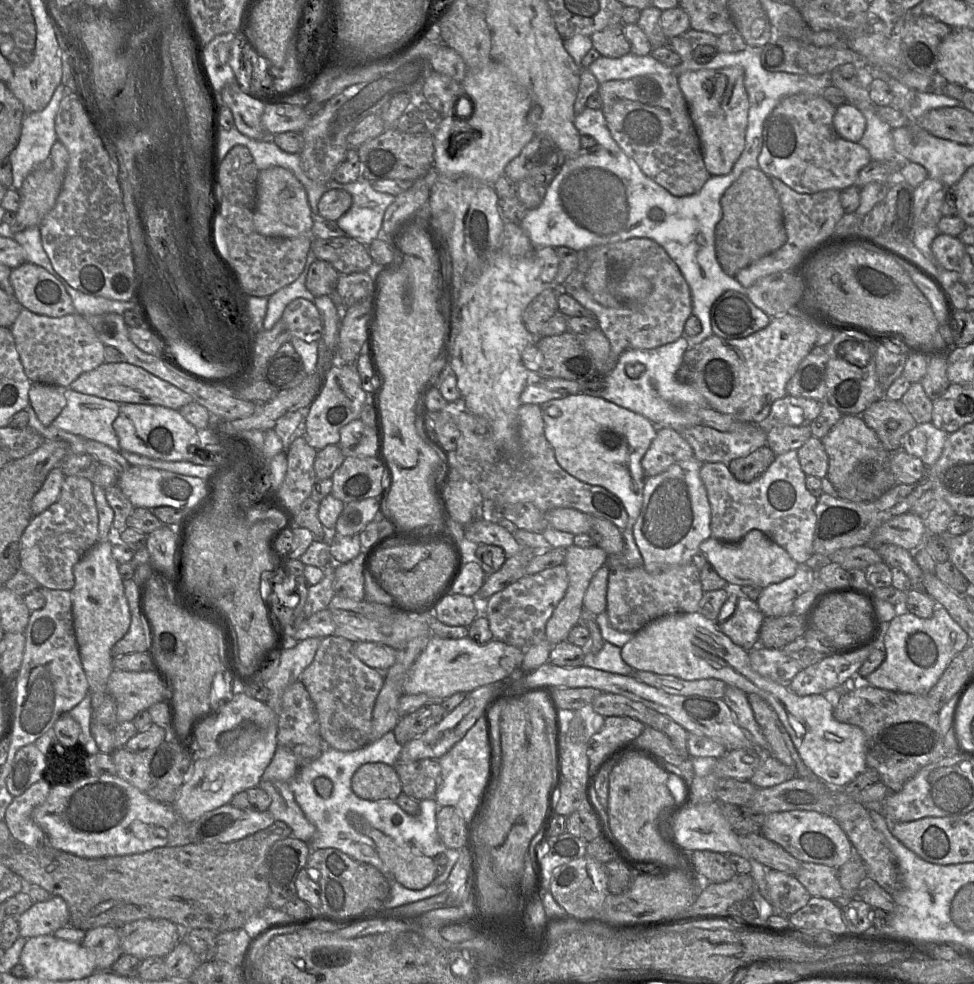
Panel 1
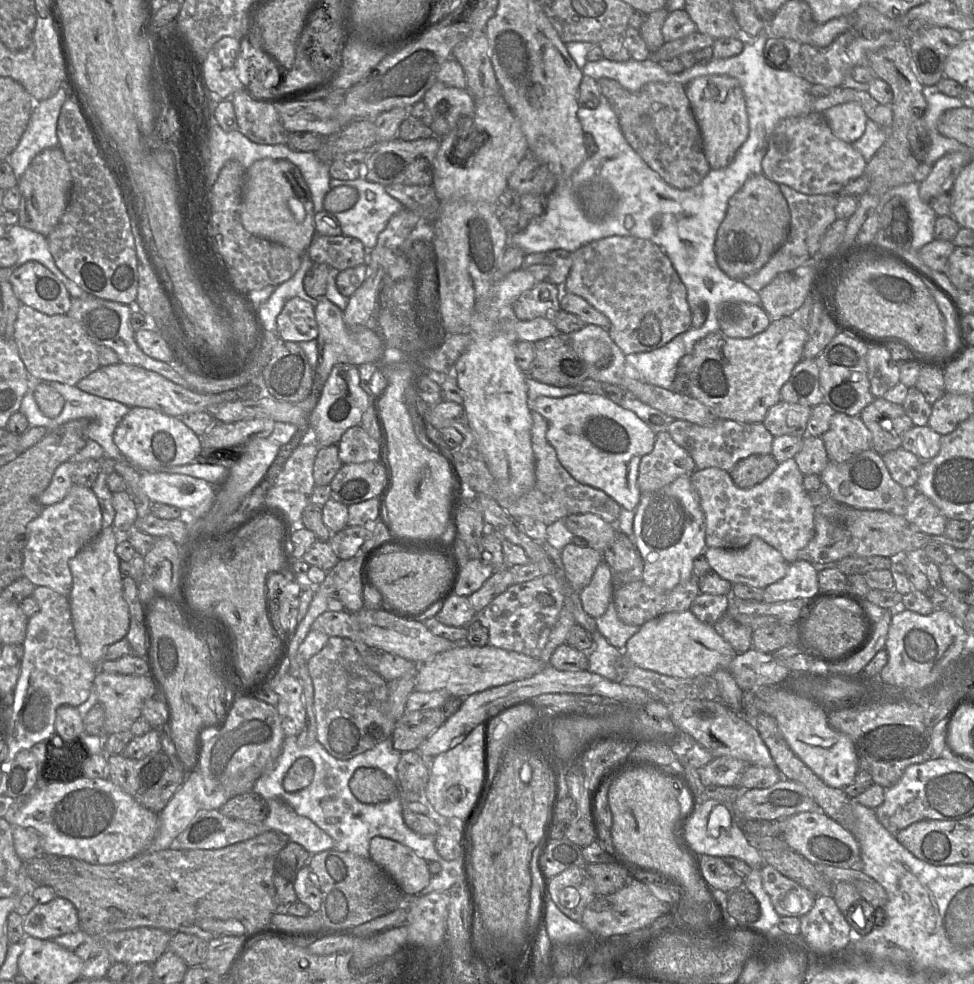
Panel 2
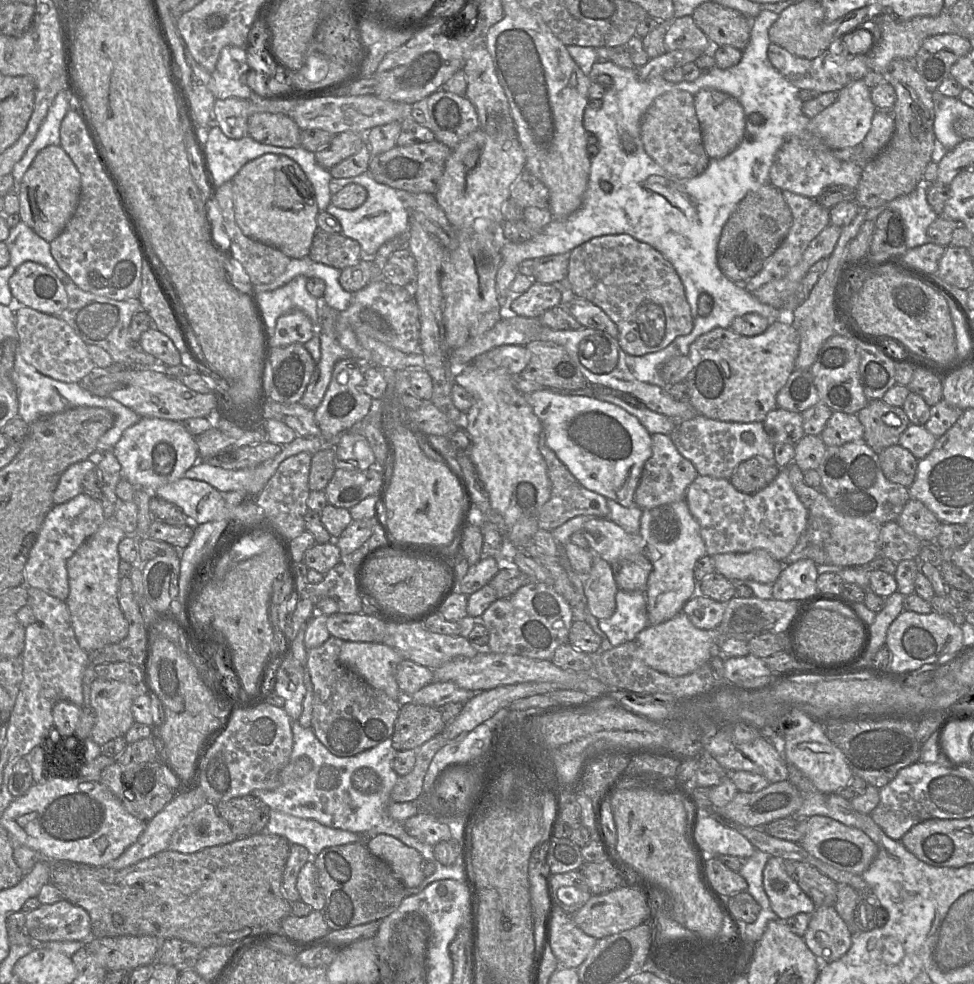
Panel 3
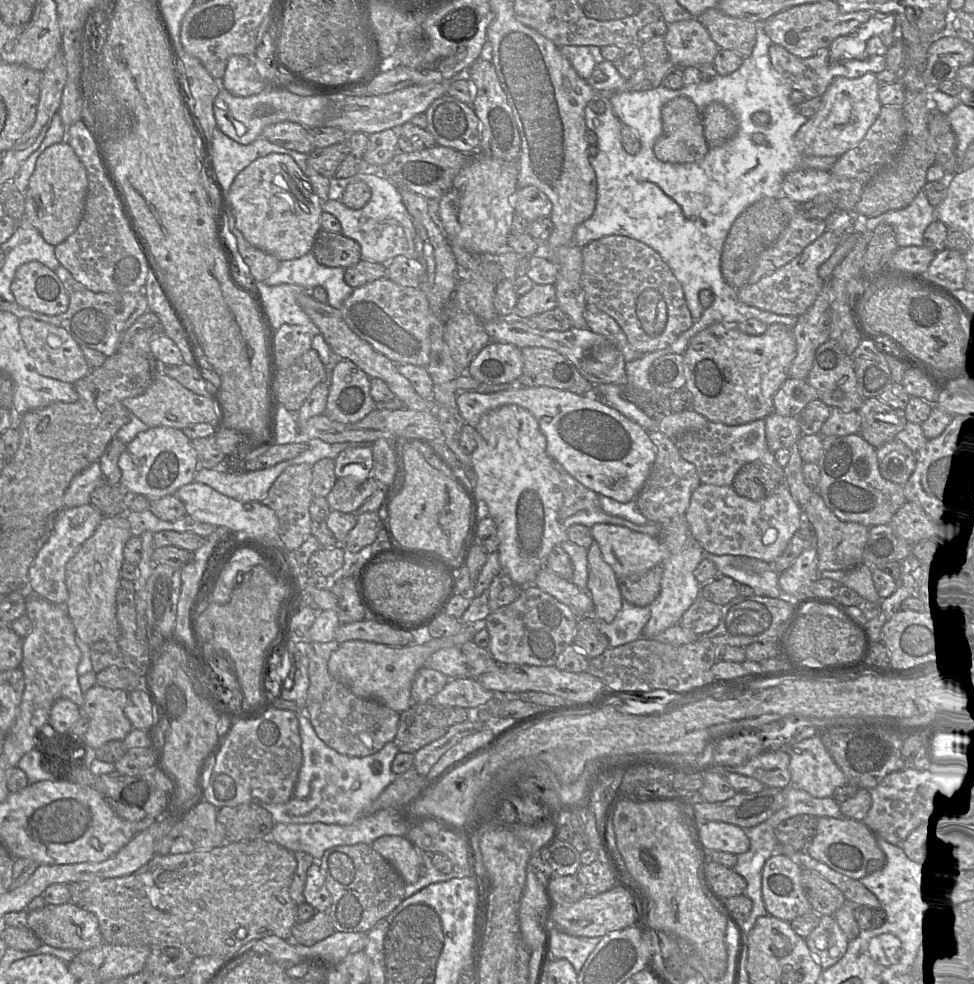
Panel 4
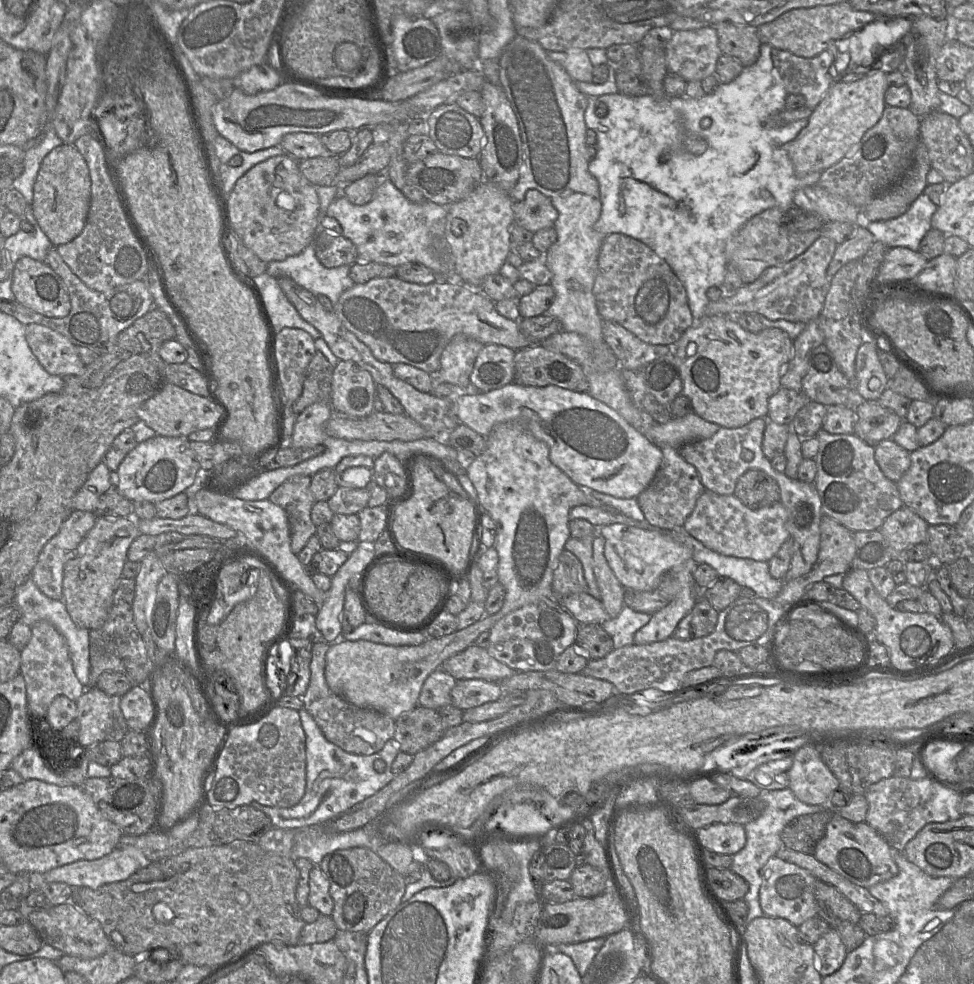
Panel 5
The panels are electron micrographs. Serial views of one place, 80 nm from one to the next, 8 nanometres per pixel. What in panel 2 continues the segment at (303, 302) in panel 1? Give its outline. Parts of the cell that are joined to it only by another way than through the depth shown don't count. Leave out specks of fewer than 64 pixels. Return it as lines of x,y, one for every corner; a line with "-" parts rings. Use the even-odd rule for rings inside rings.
299,297
289,299
277,317
277,332
279,337
286,341
317,339
315,307

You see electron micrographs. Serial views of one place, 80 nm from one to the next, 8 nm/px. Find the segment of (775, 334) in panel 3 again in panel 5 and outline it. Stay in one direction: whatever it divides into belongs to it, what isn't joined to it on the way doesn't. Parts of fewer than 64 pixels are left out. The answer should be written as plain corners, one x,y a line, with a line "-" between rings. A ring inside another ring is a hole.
715,315
704,316
701,320
695,321
694,324
683,333
679,340
669,347
676,358
680,377
683,382
682,394
690,399
694,412
704,420
718,424
720,427
740,428
756,418
767,418
769,399
781,388
783,371
793,357
794,340
790,338
786,331
780,328
764,328
761,332
754,333
745,330
734,317

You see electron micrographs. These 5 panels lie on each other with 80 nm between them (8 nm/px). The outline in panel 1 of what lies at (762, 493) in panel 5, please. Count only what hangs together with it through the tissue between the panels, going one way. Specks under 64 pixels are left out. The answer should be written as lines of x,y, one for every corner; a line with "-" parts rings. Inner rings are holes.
765,445
747,456
733,459
728,469
738,481
749,483
759,478
773,463
775,457
772,449

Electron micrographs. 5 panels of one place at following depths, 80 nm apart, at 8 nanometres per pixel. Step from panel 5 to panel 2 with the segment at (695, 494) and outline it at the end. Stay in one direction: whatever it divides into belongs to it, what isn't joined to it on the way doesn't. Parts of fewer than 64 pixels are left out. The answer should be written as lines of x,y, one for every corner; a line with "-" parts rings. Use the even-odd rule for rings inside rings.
668,431
659,432
653,450
640,461
638,487
641,493
654,492
695,470
695,461
688,451
679,446

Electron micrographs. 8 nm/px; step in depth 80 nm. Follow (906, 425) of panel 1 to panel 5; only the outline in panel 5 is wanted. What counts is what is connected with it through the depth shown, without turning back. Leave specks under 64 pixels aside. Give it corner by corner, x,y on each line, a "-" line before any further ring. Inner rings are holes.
855,400
853,407
856,411
854,434
872,446
883,440
893,439
904,421
879,400

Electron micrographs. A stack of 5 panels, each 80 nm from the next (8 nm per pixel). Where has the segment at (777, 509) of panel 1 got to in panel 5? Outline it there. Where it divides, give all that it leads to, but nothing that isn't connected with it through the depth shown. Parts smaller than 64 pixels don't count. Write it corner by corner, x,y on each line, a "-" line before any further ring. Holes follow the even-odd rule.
706,489
682,528
704,546
722,555
769,562
790,538
786,522
787,512
780,501
752,510
734,494
720,495

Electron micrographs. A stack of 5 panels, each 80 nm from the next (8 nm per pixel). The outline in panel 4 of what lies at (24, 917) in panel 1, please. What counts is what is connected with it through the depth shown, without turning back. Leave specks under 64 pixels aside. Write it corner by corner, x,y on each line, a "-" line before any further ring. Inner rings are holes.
70,901
59,905
45,904
40,909
28,911
27,926
39,938
41,943
55,948
79,952
97,947
104,942
97,917

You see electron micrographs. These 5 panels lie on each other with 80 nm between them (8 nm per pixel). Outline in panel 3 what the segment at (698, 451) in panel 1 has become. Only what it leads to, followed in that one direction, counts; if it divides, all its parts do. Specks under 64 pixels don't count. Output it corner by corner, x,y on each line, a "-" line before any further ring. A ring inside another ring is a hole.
696,415
691,419
676,421
670,437
680,454
690,460
698,474
703,476
730,480
741,462
755,456
763,456
775,463
774,444
763,422
725,422

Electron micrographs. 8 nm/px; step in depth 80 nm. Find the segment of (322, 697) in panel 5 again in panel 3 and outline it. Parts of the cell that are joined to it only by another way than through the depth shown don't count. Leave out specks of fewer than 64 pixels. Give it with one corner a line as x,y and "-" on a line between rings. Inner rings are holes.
330,636
321,646
307,650
308,672
314,687
311,728
317,739
338,757
355,756
391,738
403,702
394,700
383,691
371,687
340,662
339,654
344,642
340,638

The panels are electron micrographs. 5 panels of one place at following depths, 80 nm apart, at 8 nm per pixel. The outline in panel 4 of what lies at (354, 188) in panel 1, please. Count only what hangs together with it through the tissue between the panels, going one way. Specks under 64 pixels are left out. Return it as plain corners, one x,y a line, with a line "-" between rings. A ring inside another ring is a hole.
364,168
348,178
331,178
329,200
323,203
323,211
335,216
342,227
342,234
356,241
361,248
364,261
387,265
394,257
402,255
416,259
415,228
398,188
379,172
-
354,182
365,182
371,189
371,198
361,209
354,210
344,205
340,199
345,188

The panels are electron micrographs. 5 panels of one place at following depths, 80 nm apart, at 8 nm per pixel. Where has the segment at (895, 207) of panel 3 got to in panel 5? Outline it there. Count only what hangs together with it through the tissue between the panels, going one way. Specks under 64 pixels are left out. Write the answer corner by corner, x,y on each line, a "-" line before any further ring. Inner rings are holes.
922,193
902,215
883,221
865,221
856,225
865,227
876,241
888,248
905,247
919,250
920,242
932,228
931,219
938,206

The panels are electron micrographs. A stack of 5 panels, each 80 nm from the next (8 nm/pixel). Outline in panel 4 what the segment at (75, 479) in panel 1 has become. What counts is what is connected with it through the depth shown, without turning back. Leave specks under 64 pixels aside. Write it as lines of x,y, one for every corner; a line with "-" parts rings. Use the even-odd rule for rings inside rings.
91,503
72,508
65,507
57,516
49,539
28,570
29,587
49,602
65,605
69,598
65,582
66,564
79,551
82,544
94,534
103,518
100,511

